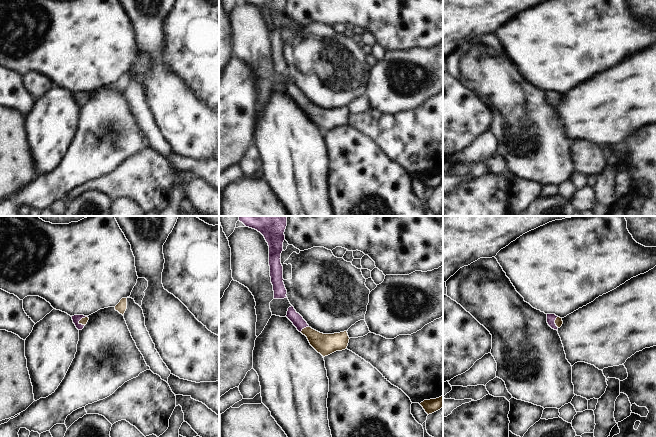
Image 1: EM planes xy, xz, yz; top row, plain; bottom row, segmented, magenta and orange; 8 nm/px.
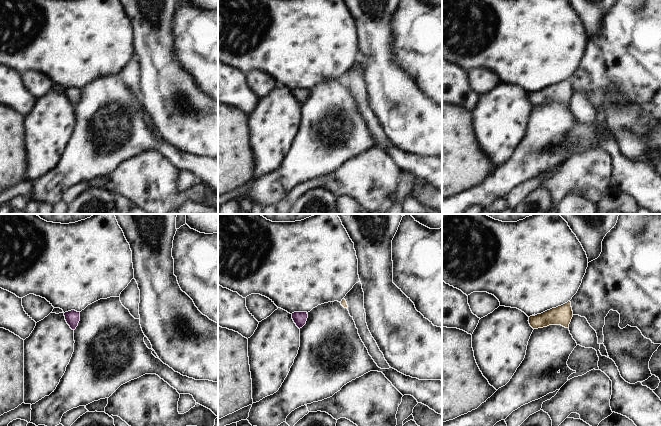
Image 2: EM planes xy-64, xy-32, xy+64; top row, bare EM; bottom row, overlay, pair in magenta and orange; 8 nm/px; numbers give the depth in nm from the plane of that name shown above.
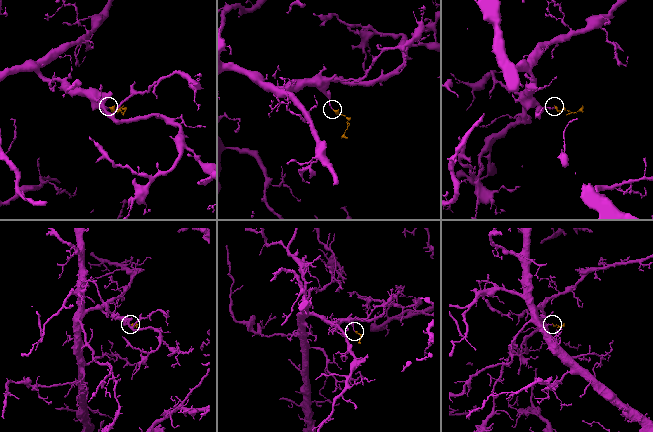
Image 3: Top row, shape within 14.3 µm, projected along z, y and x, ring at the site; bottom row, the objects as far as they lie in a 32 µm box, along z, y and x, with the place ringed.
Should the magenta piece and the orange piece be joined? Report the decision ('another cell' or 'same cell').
same cell

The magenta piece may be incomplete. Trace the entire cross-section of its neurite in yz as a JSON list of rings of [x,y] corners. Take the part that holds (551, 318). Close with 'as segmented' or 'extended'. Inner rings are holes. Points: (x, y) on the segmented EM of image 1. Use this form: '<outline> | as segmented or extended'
[[[547,314],[547,323],[552,329],[558,330],[562,326],[563,321],[562,318],[555,314]]] | extended

